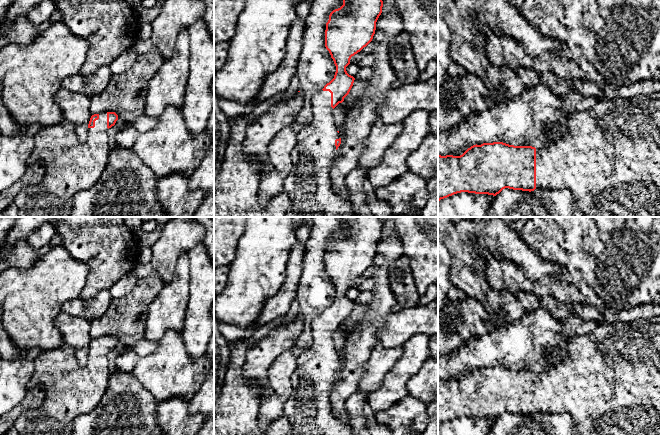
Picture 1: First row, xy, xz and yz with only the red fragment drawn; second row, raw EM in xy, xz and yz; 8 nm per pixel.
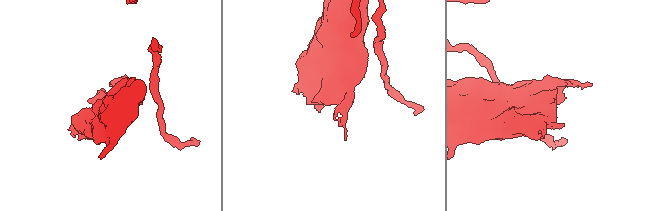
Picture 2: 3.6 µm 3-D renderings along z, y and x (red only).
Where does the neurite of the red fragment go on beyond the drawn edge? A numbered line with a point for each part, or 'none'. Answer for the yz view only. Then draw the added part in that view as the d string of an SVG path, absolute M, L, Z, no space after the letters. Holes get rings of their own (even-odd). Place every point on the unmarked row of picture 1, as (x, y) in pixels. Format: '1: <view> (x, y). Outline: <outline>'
1: yz (609, 380). Outline: M660 316L631 323L602 322L588 334L570 337L563 360L536 372L536 412L570 414L579 435L660 435Z

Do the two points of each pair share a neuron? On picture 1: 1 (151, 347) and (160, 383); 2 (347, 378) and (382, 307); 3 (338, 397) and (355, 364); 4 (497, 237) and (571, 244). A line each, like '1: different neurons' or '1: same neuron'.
1: different neurons
2: same neuron
3: same neuron
4: different neurons

